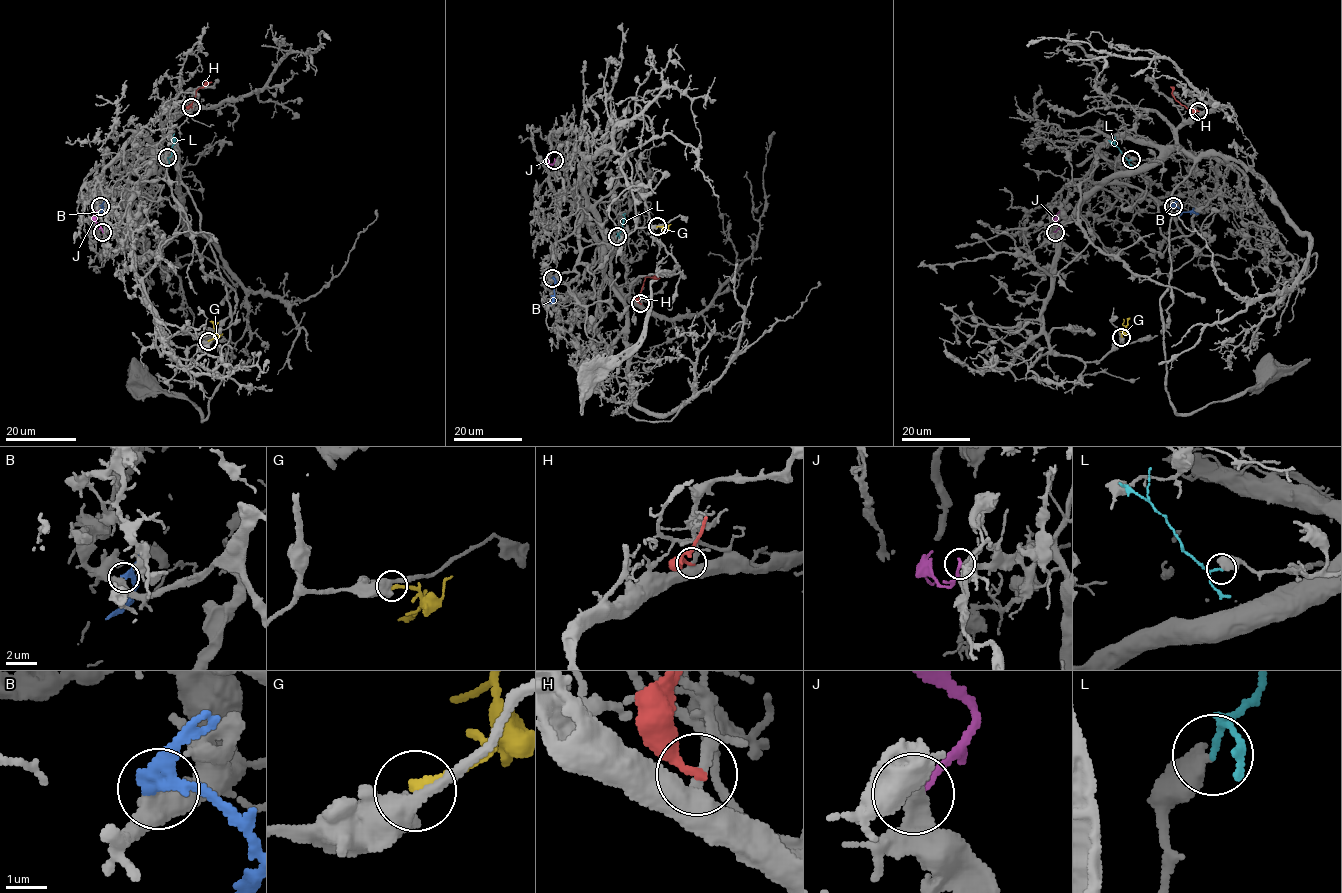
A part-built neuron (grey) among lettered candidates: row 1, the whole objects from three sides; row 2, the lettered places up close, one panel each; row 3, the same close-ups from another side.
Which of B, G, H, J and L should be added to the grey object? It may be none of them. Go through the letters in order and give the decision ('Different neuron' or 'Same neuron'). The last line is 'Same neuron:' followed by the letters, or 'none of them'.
B: Different neuron
G: Different neuron
H: Different neuron
J: Same neuron
L: Different neuron
Same neuron: J

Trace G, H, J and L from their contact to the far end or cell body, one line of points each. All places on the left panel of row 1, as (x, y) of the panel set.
G: (208, 341), (215, 335), (210, 321)
H: (191, 107), (196, 92), (212, 82)
J: (102, 232), (93, 217), (97, 210)
L: (167, 157), (172, 151), (175, 137)

